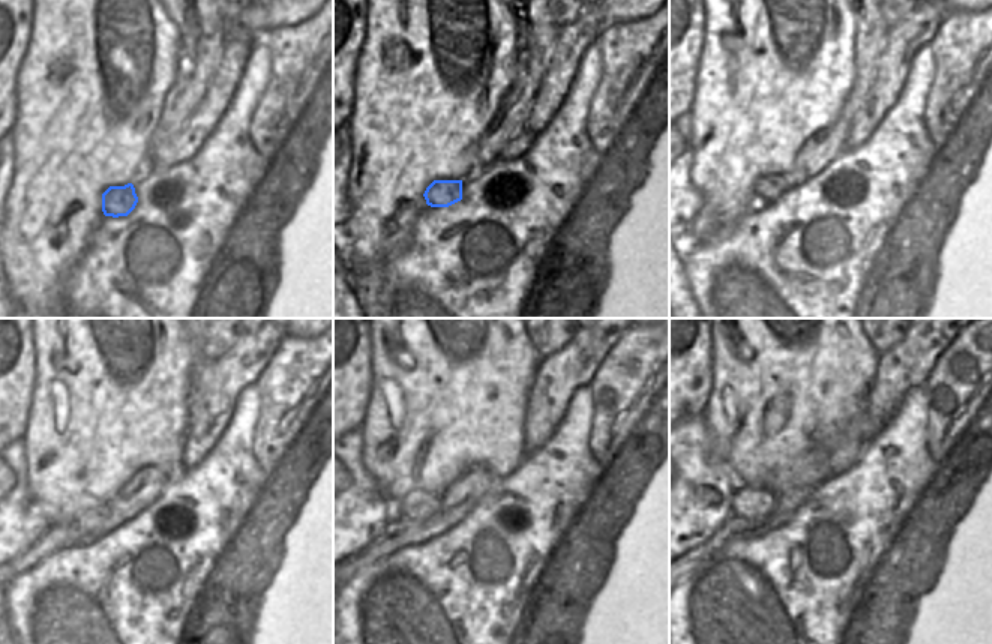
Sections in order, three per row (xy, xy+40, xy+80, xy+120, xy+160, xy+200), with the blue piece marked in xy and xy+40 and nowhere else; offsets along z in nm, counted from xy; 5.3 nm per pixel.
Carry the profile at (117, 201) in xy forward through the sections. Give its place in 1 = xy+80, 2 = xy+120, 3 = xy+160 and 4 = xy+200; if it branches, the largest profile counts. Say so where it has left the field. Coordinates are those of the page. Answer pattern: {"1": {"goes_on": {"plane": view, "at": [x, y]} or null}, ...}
{"1": {"goes_on": {"plane": "xy+80", "at": [769, 188]}}, "2": {"goes_on": {"plane": "xy+120", "at": [89, 523]}}, "3": {"goes_on": {"plane": "xy+160", "at": [417, 505]}}, "4": {"goes_on": {"plane": "xy+200", "at": [749, 502]}}}

